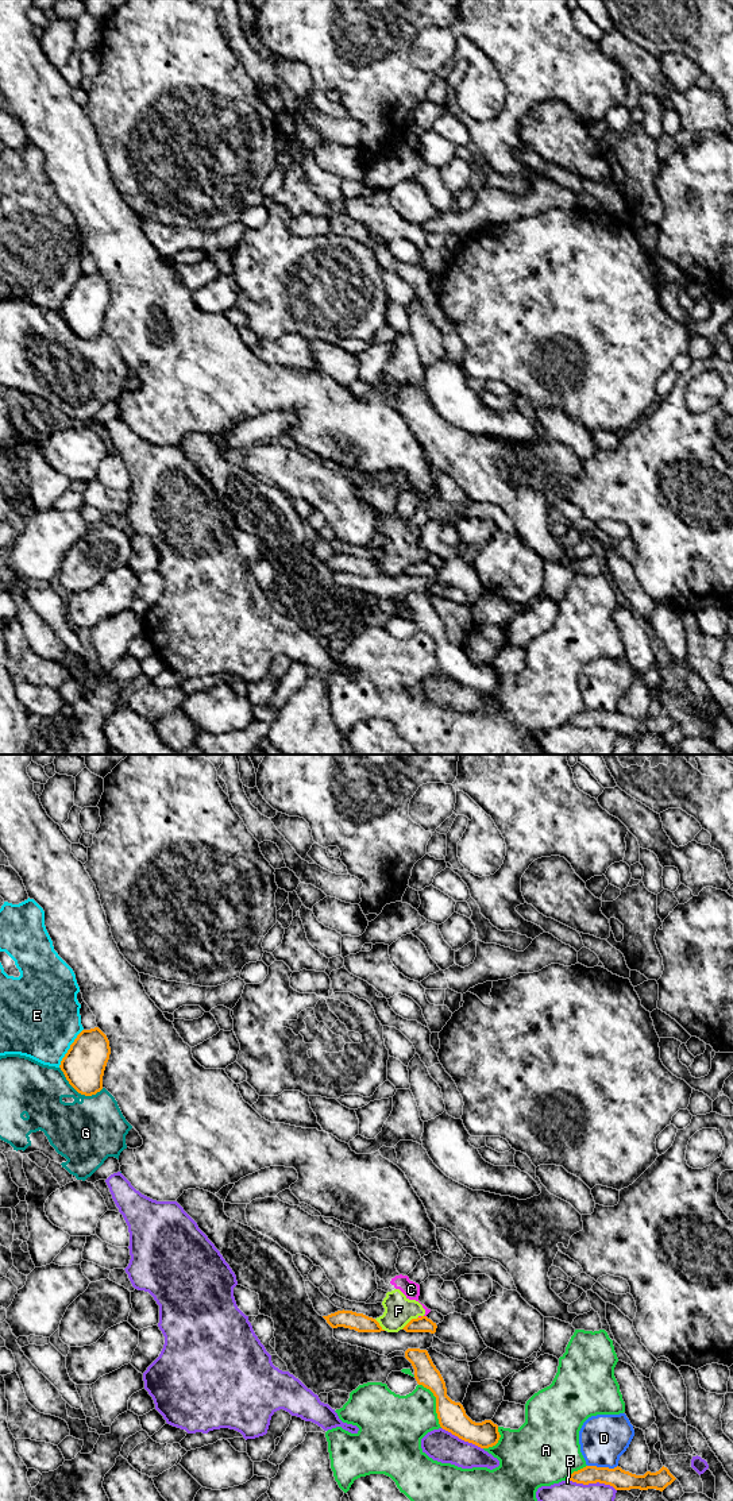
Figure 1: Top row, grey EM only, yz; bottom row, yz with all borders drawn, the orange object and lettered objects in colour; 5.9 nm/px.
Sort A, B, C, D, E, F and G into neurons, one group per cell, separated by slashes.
A / B / C F / D / E / G

